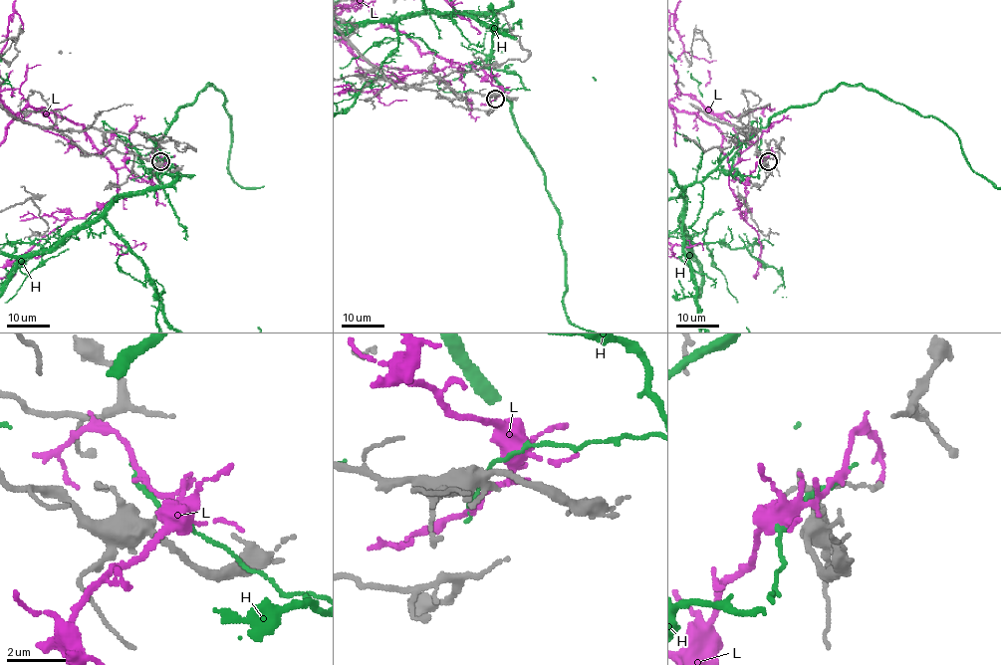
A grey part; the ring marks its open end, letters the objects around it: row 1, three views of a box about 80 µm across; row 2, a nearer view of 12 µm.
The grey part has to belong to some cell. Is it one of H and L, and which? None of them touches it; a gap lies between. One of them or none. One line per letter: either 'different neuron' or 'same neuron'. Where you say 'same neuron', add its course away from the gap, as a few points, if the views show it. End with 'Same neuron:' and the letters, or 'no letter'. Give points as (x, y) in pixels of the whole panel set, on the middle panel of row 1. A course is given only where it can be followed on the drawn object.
H: different neuron
L: different neuron
Same neuron: no letter

